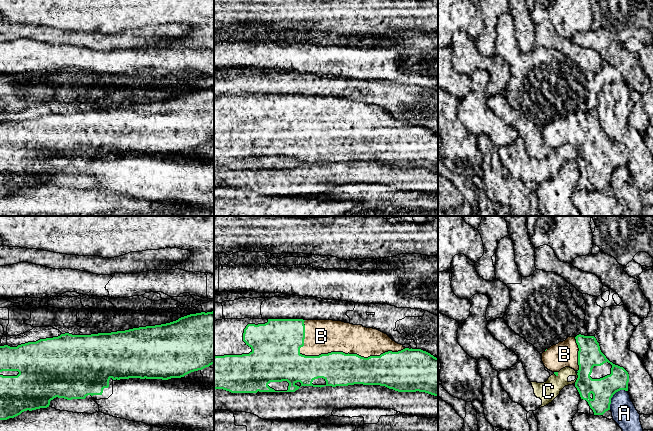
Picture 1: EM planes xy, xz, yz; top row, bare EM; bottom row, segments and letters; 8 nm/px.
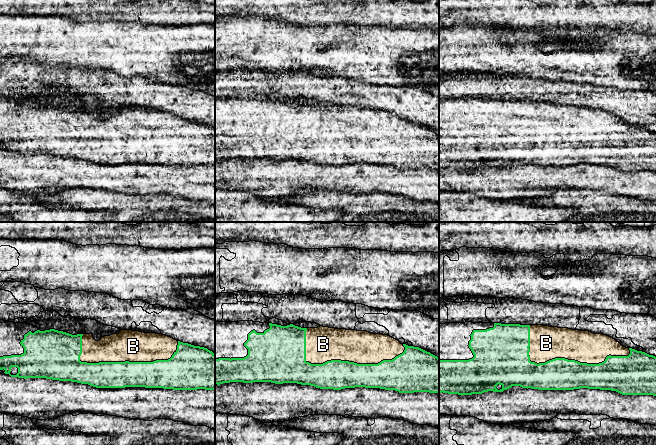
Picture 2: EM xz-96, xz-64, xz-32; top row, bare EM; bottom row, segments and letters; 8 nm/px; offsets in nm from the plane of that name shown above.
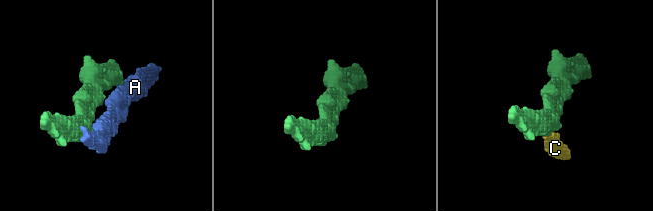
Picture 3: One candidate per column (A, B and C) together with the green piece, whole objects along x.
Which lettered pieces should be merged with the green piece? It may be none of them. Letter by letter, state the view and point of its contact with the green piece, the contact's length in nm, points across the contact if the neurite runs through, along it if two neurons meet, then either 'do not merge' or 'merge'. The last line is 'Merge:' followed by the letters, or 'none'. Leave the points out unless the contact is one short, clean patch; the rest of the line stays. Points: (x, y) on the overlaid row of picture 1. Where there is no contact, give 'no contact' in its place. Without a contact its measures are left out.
A: contact yz (612, 396); length 220 nm; do not merge
B: contact xz (352, 354); length 850 nm; merge
C: contact yz (577, 378); length 90 nm; do not merge
Merge: B

